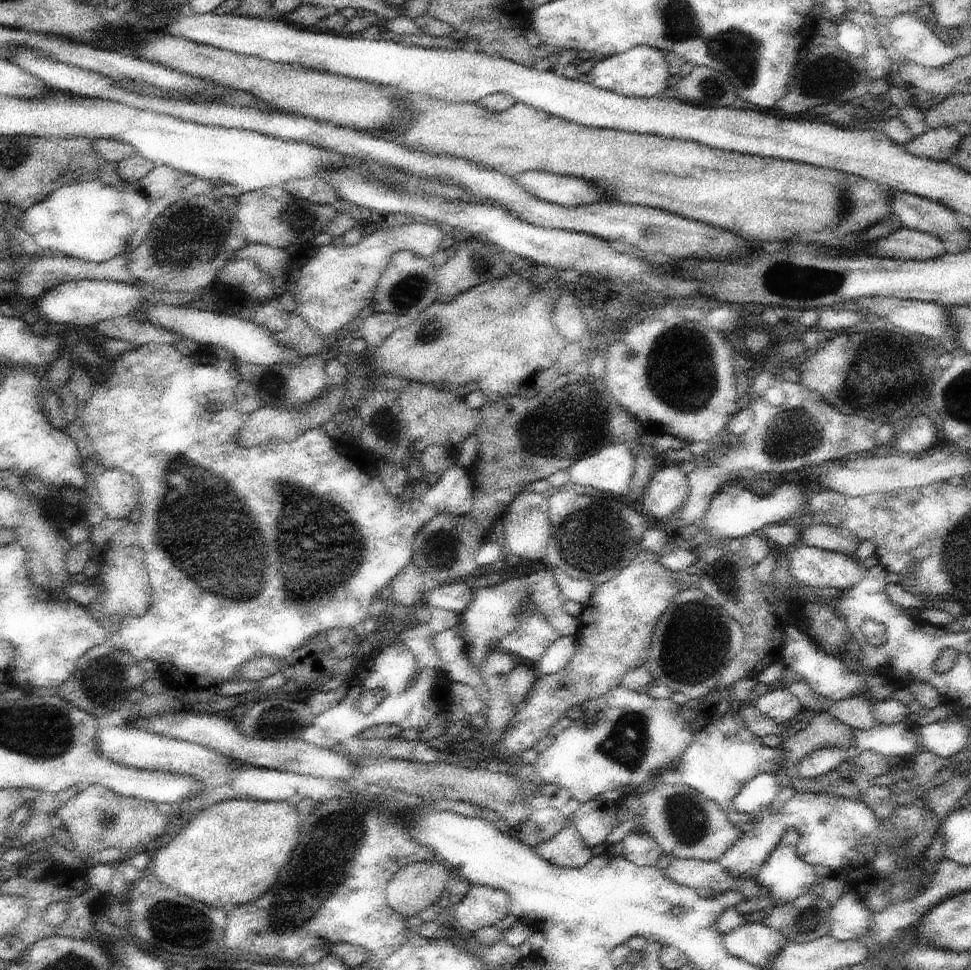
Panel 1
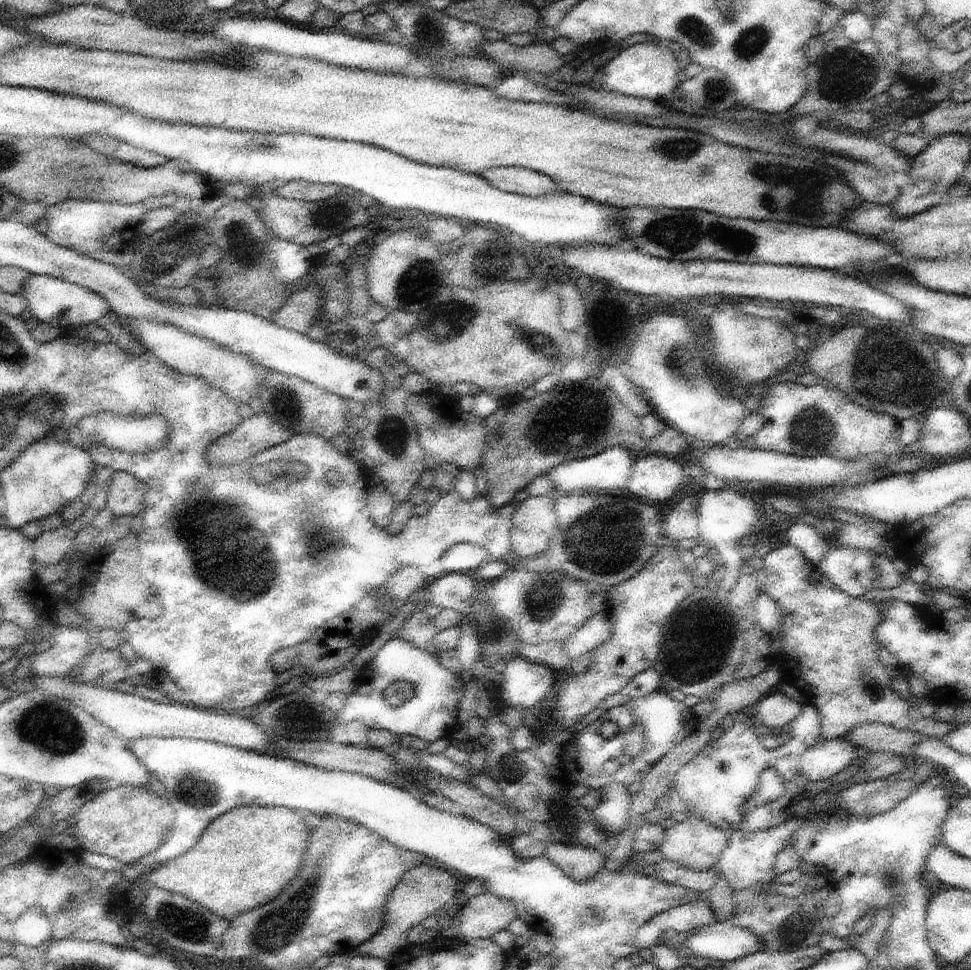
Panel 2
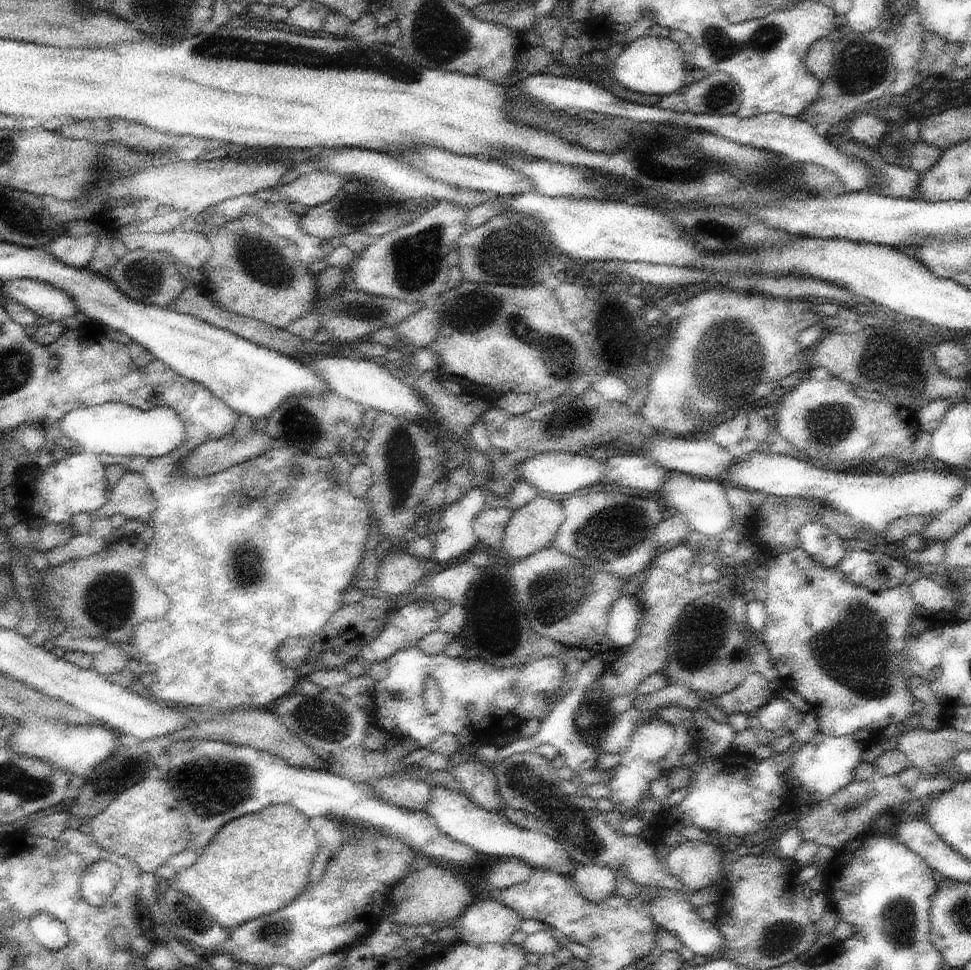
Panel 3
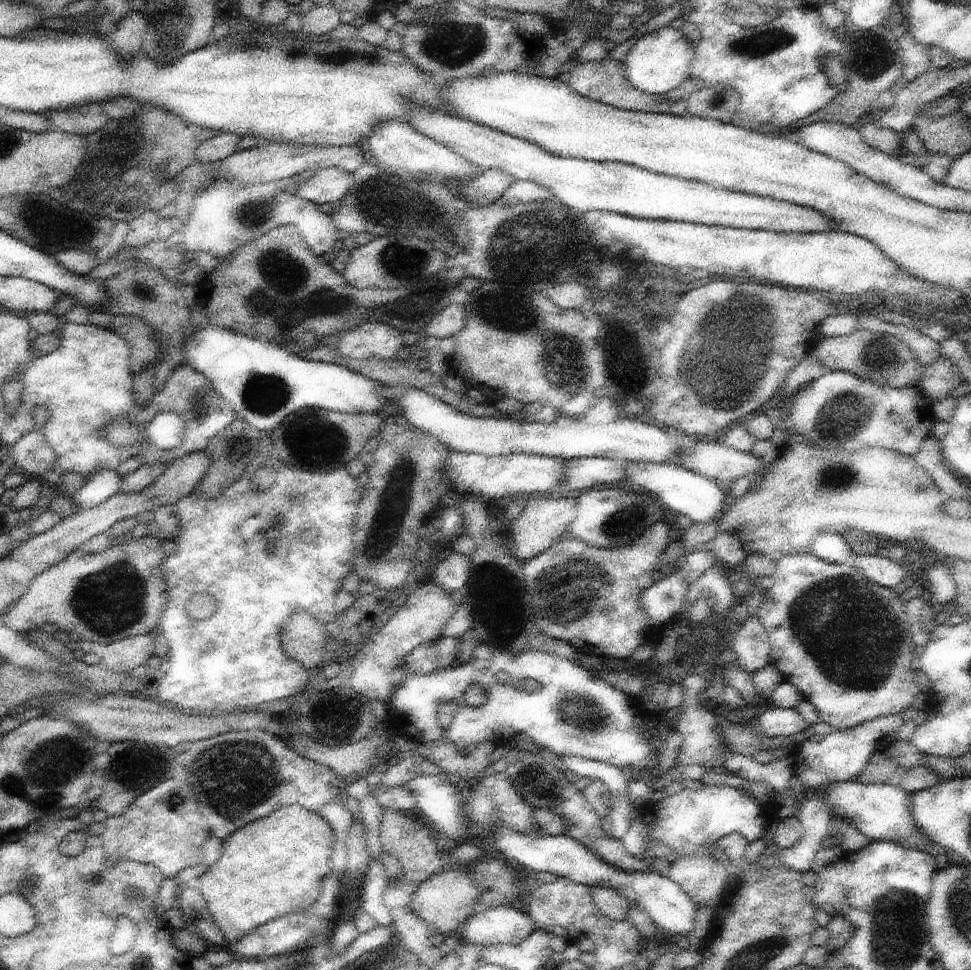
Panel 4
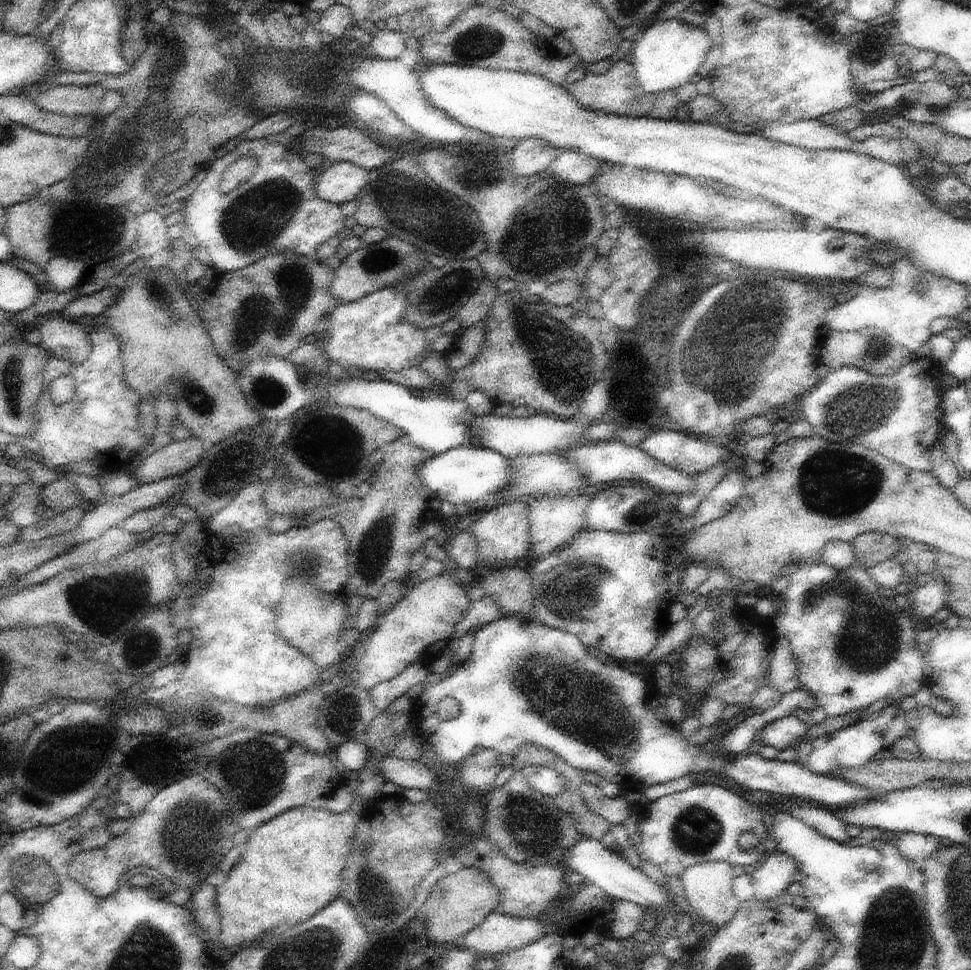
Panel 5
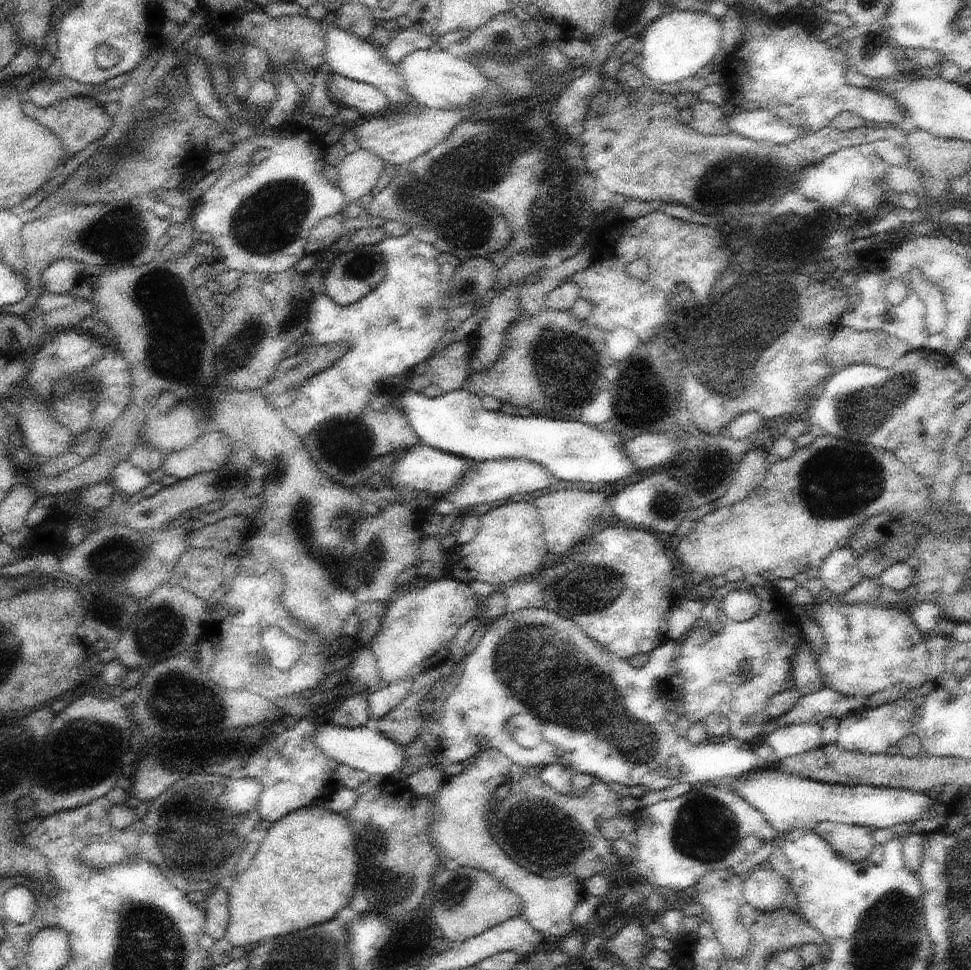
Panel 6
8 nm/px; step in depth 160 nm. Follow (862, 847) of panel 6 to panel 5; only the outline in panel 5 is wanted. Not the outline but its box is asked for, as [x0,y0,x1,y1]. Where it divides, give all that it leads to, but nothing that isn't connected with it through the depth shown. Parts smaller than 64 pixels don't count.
[784,802,852,845]

